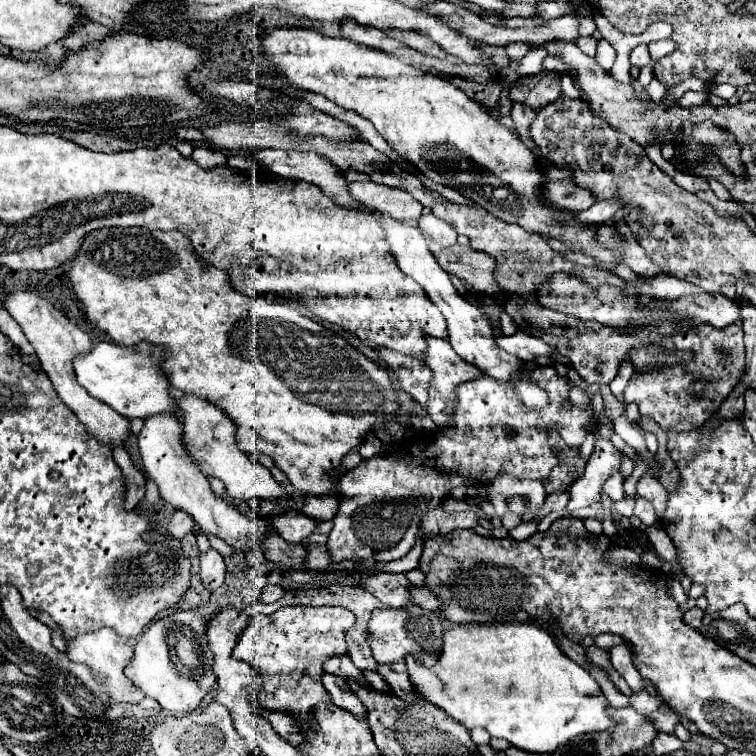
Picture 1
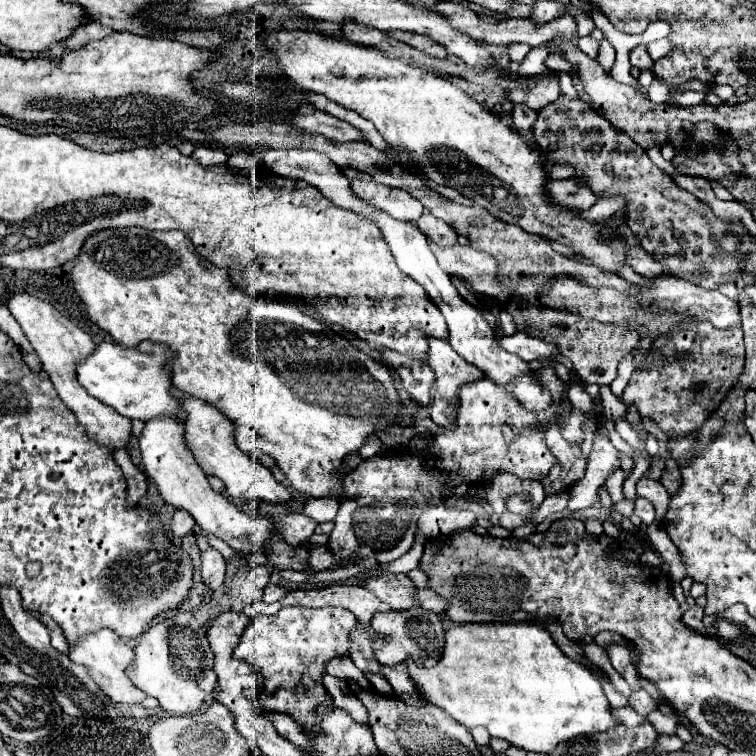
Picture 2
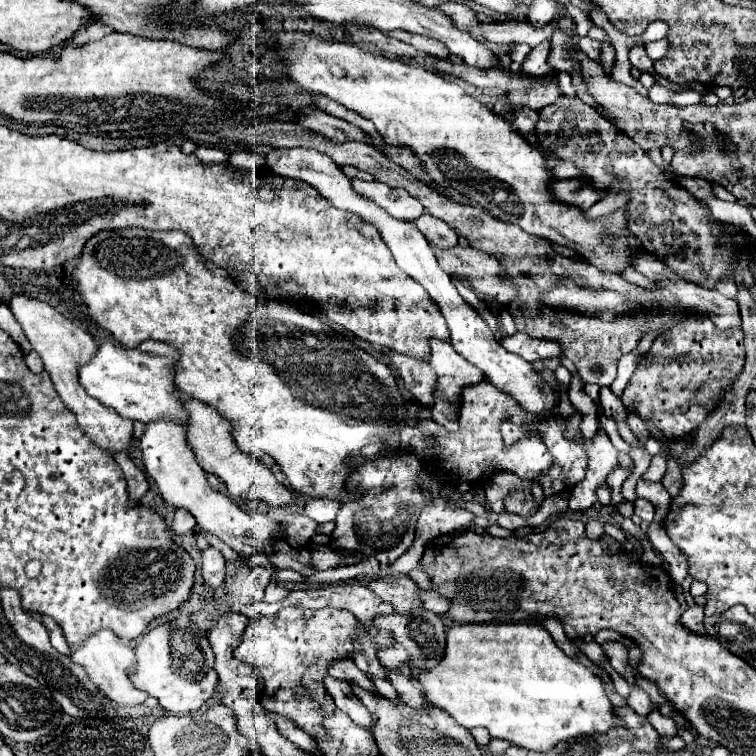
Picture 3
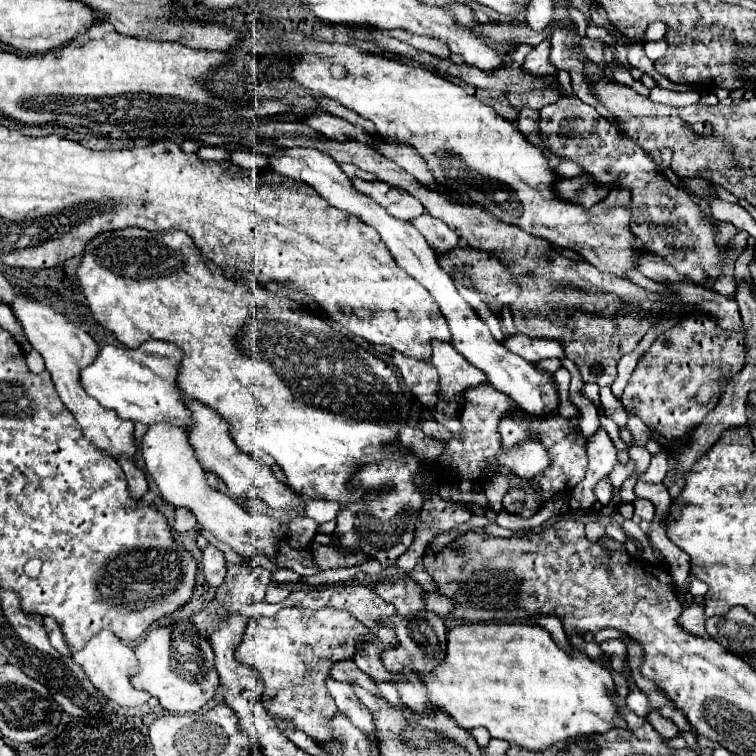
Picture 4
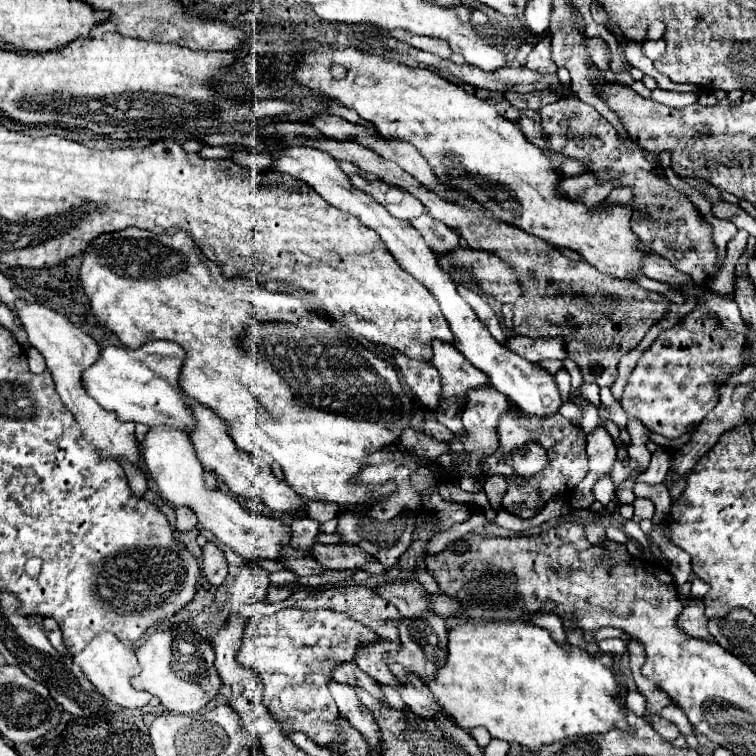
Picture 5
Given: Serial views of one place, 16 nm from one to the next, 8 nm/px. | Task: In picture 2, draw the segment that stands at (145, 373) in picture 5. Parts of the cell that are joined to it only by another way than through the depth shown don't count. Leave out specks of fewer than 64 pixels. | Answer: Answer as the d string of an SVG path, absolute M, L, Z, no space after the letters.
M102 342L86 362L78 364L78 382L92 398L114 408L124 418L148 422L158 416L168 416L184 422L186 412L180 406L180 398L172 394L172 372L168 368L168 360L172 358L172 348L158 342L142 342L136 348Z

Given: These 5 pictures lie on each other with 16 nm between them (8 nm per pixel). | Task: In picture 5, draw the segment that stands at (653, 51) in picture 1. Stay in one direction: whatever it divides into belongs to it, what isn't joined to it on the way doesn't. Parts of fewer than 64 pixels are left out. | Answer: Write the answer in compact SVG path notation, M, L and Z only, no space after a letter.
M648 40L648 42L642 44L642 50L644 50L644 54L646 54L650 60L656 60L656 58L660 58L660 56L664 54L666 42L664 42L664 40Z

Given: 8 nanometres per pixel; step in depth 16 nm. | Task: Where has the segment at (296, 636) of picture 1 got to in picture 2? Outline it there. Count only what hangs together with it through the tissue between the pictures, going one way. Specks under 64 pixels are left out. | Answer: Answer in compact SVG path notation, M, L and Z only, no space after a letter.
M282 608L274 616L258 616L248 622L240 636L240 644L234 650L234 658L248 662L262 676L264 686L260 690L260 704L268 712L290 716L302 730L320 736L322 718L316 710L320 704L332 706L332 700L320 698L312 702L312 696L328 696L322 688L326 664L332 658L348 656L348 636L354 628L356 618L342 608Z

